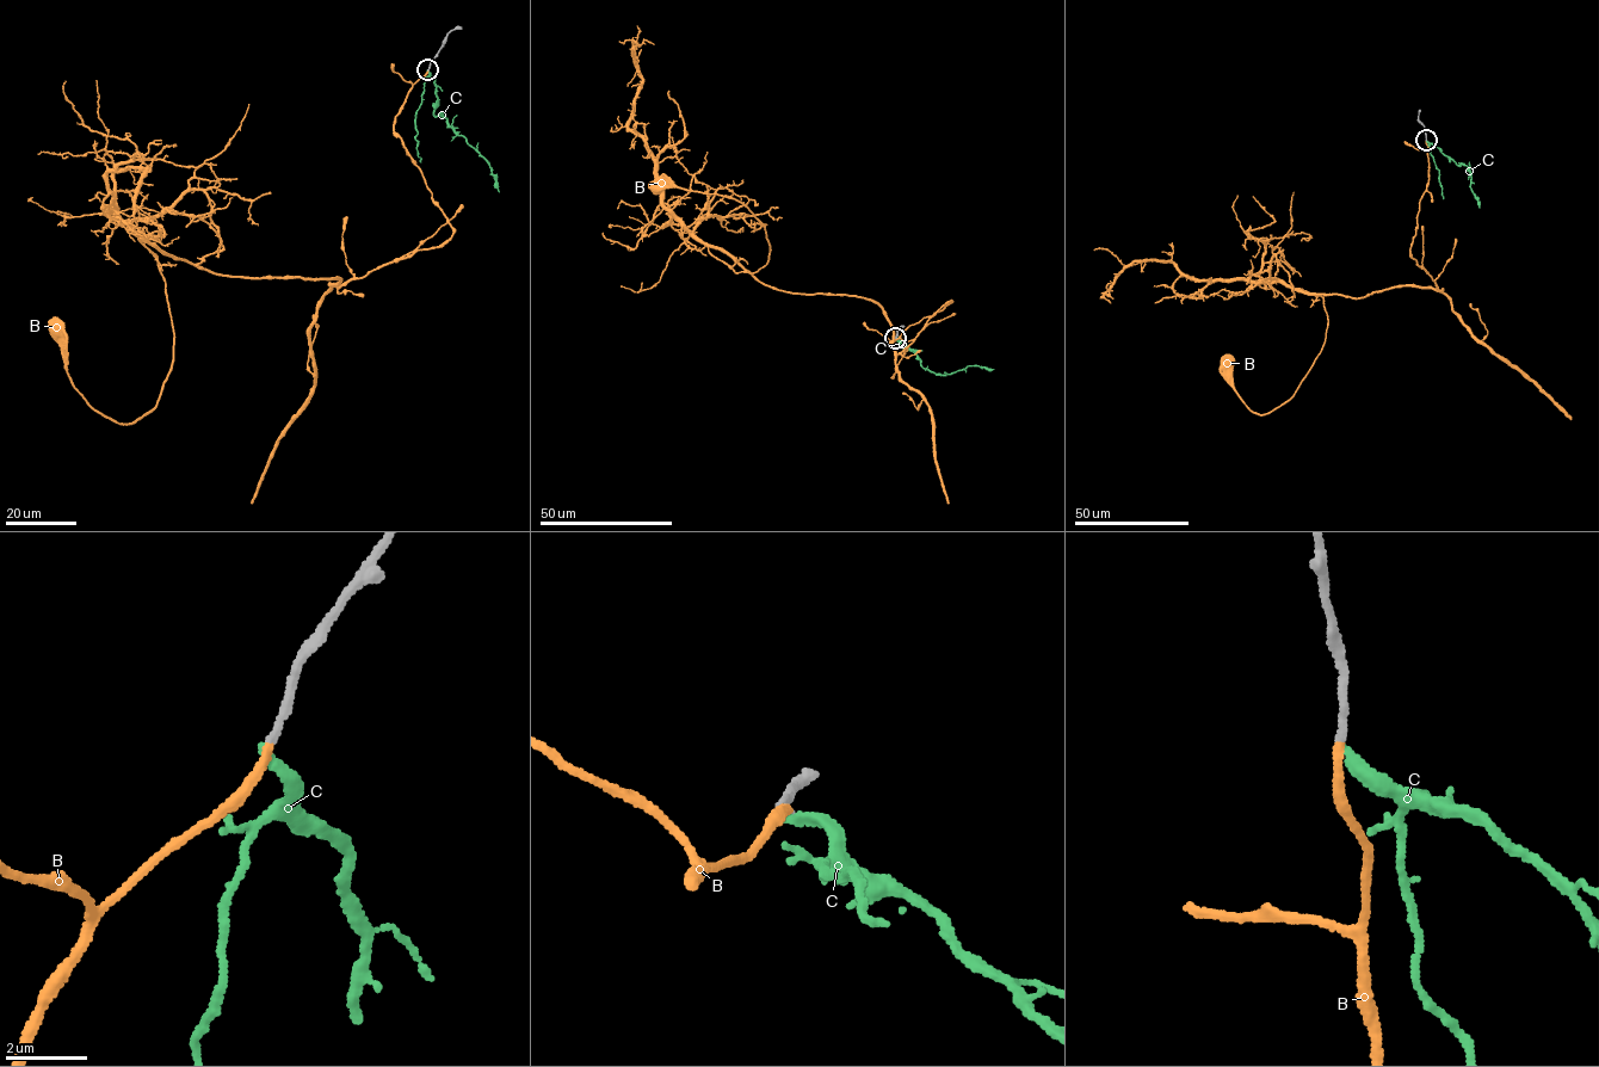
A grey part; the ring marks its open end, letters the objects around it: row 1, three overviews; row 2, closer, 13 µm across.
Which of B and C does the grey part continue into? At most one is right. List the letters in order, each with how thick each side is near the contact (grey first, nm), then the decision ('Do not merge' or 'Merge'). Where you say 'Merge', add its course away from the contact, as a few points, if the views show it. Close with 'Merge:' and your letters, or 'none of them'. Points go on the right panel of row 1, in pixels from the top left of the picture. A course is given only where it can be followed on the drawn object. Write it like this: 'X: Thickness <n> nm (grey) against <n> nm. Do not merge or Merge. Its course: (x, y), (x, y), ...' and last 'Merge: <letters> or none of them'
B: Thickness 200 nm (grey) against 190 nm. Merge. Its course: (1426, 140), (1409, 254), (1437, 288), (1295, 288), (1323, 300), (1323, 345), (1266, 414), (1227, 363)
C: Thickness 190 nm (grey) against 240 nm. Do not merge
Merge: B

